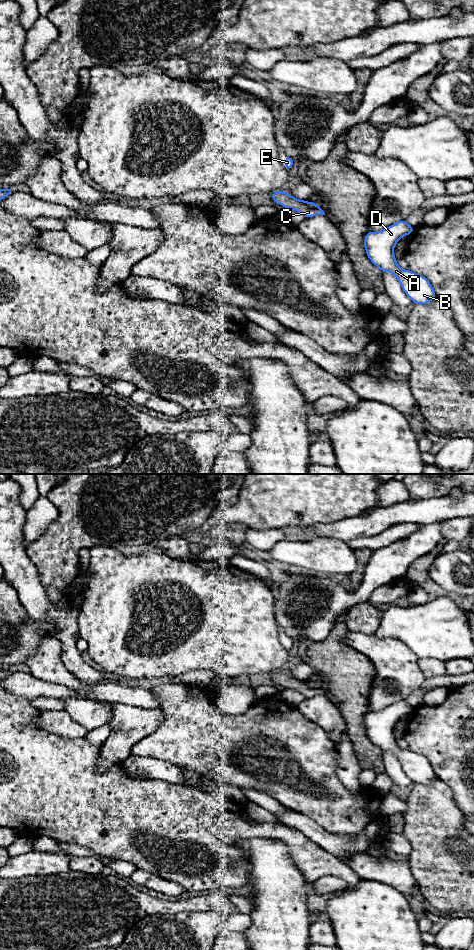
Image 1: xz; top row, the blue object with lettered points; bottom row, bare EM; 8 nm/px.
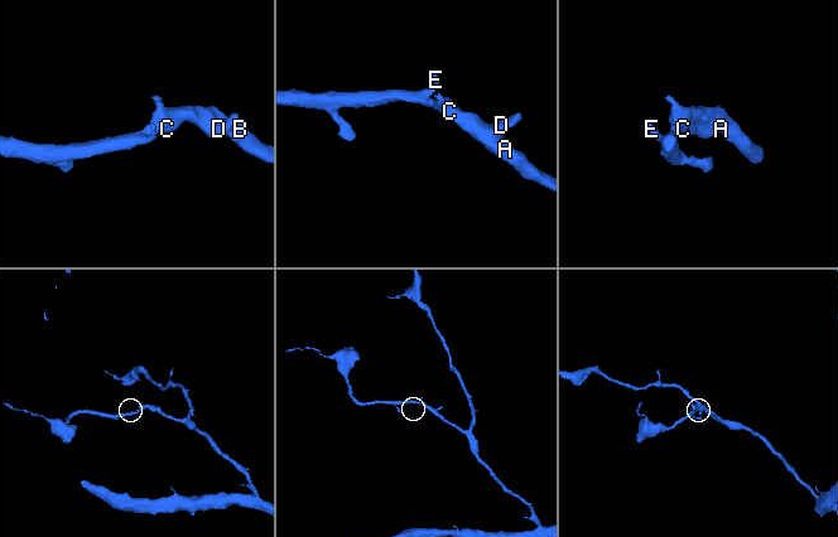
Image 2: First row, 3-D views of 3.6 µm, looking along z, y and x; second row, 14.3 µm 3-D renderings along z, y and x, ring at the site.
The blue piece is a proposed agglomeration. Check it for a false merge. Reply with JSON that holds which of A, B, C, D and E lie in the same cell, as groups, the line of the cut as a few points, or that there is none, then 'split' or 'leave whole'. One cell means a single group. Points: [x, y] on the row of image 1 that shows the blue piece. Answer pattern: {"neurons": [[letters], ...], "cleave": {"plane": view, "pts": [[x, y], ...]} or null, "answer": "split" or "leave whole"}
{"neurons": [["A", "B", "C", "D", "E"]], "cleave": null, "answer": "leave whole"}

